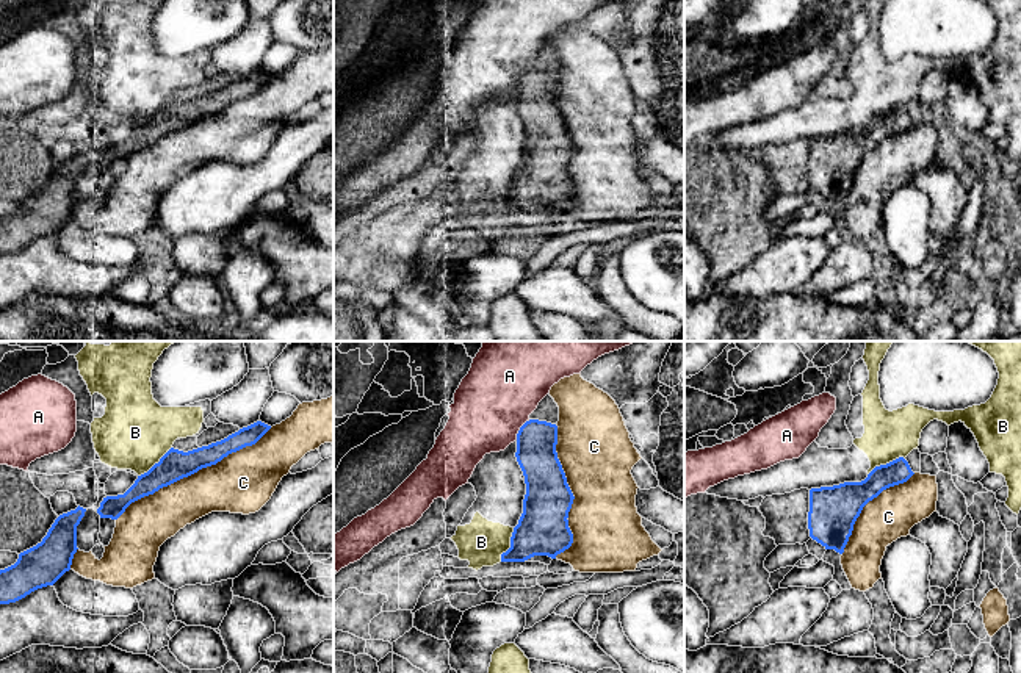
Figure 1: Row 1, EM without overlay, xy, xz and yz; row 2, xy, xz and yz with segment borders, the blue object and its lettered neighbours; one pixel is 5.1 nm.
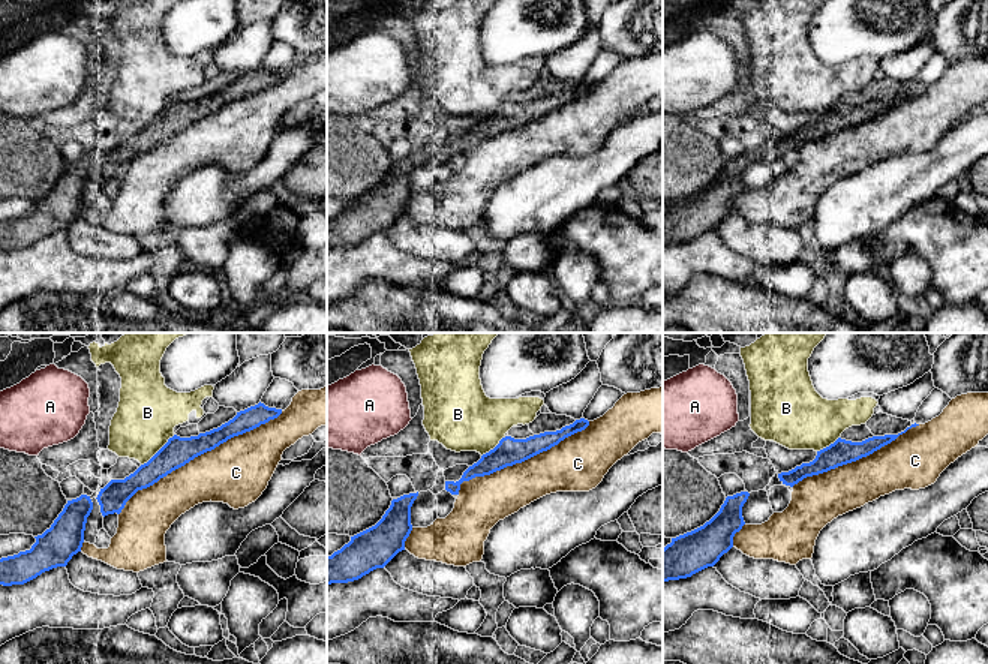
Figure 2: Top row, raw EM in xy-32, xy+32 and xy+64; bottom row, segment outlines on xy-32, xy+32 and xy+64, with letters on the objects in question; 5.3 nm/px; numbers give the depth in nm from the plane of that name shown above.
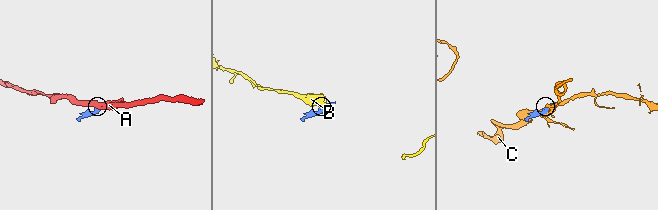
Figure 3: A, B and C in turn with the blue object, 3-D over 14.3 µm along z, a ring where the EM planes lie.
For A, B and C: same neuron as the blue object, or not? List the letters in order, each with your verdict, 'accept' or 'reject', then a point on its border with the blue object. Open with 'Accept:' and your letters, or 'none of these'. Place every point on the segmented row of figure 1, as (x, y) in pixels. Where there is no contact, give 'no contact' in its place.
Accept: none of these
A: reject; meets blue in xz at (520, 429)
B: reject; meets blue in yz at (887, 464)
C: reject; meets blue in xy at (193, 473)

